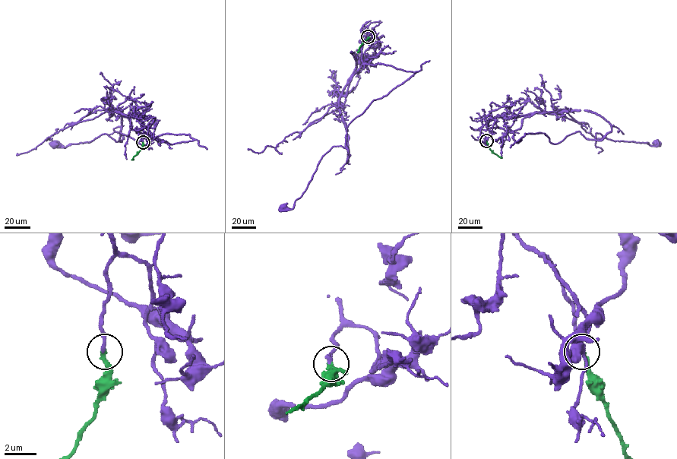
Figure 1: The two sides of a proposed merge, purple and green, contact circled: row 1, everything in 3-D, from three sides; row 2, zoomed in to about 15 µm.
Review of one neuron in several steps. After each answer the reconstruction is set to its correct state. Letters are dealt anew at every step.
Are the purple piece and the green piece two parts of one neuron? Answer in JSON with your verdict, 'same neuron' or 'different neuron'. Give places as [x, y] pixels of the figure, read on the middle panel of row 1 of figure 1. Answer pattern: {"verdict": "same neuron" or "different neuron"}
{"verdict": "same neuron"}

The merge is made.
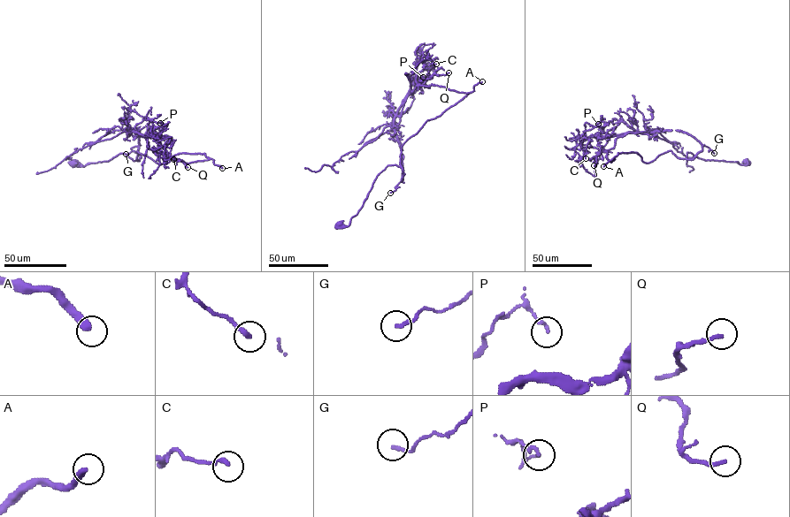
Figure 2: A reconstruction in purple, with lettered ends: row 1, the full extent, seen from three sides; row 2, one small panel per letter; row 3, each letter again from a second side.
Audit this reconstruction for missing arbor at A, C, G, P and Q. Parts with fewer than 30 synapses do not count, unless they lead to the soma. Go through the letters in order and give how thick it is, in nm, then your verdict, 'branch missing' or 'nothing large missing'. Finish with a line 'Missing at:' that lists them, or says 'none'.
A: calibre 320 nm; branch missing
C: calibre 200 nm; nothing large missing
G: calibre 150 nm; nothing large missing
P: calibre 170 nm; nothing large missing
Q: calibre 170 nm; nothing large missing
Missing at: A

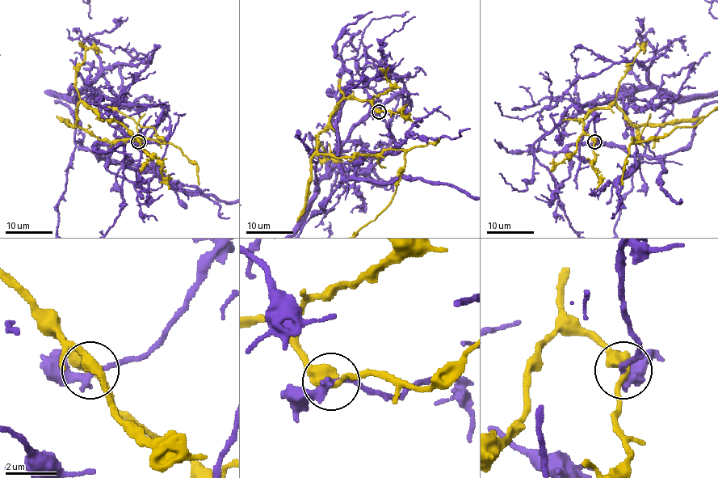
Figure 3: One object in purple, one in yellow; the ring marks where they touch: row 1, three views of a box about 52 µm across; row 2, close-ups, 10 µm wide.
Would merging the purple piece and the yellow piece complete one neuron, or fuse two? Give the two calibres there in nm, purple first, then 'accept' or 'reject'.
280 nm thick on the purple side, 440 nm on the other; reject

